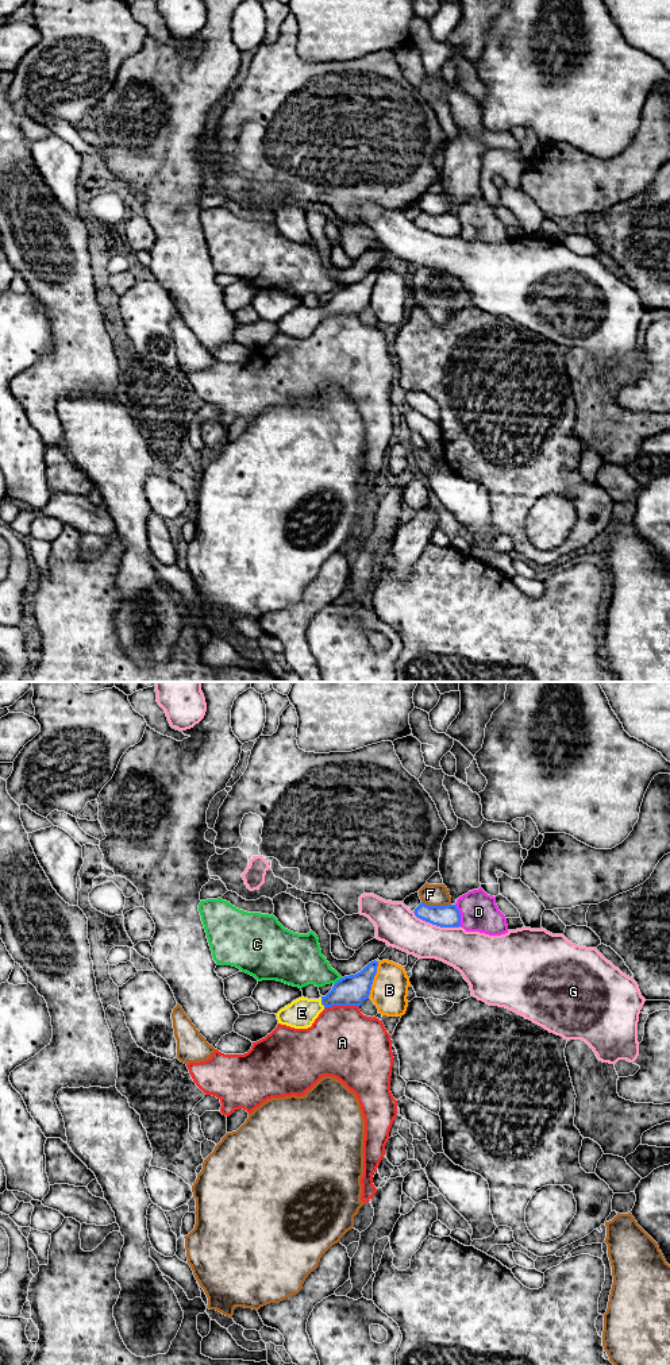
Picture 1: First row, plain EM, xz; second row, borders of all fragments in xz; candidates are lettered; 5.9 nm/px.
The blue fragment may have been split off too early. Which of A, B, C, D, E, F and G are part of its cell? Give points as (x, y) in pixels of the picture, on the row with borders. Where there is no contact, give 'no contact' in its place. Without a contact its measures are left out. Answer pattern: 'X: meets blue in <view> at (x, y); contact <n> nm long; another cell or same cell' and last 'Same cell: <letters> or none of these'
A: meets blue in xz at (341, 1005); contact 200 nm long; another cell
B: meets blue in xz at (373, 979); contact 220 nm long; another cell
C: meets blue in xz at (338, 980); contact 70 nm long; another cell
D: meets blue in xz at (459, 916); contact 130 nm long; another cell
E: meets blue in xz at (322, 1003); contact 70 nm long; same cell
F: meets blue in xz at (436, 906); contact 180 nm long; another cell
G: meets blue in xz at (436, 925); contact 300 nm long; another cell
Same cell: E

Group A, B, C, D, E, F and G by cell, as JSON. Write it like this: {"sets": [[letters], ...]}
{"sets": [["A"], ["B"], ["C"], ["D"], ["E"], ["F"], ["G"]]}

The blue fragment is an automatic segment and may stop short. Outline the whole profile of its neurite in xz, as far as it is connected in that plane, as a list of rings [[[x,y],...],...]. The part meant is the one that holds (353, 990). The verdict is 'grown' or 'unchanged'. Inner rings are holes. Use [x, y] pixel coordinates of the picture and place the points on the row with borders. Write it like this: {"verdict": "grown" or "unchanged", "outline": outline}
{"verdict": "grown", "outline": [[[378,961],[369,963],[361,972],[338,980],[332,990],[319,999],[299,998],[276,1015],[278,1023],[294,1029],[308,1029],[319,1014],[332,1006],[361,1006],[369,998]]]}

